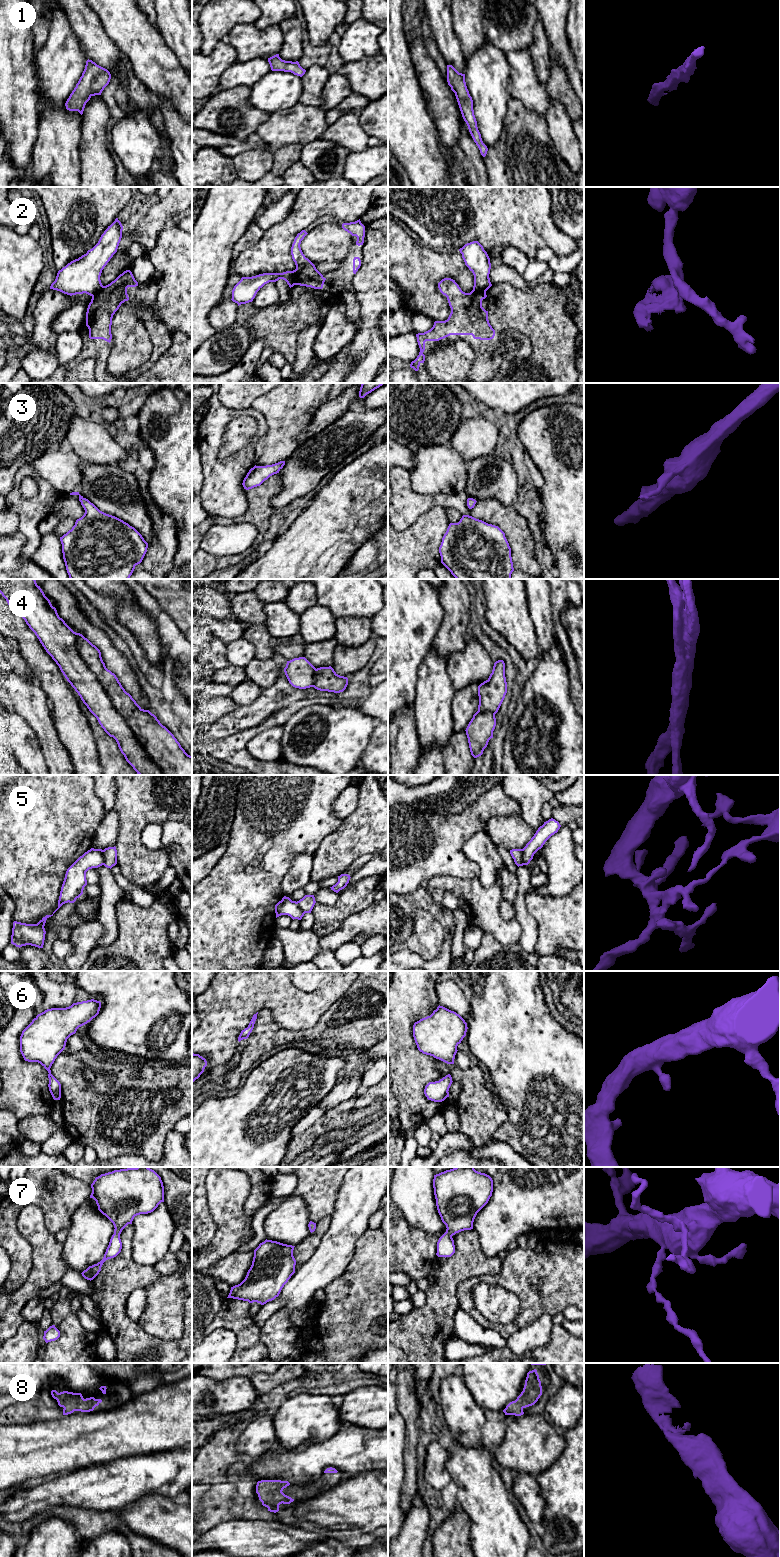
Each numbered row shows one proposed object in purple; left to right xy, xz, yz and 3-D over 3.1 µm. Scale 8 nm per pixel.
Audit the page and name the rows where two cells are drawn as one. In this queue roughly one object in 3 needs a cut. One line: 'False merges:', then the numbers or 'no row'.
False merges: 2, 4, 5

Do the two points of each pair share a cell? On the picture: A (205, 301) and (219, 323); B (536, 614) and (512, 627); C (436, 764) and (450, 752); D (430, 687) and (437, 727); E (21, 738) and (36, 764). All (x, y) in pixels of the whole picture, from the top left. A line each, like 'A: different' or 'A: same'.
A: different
B: different
C: different
D: same
E: same

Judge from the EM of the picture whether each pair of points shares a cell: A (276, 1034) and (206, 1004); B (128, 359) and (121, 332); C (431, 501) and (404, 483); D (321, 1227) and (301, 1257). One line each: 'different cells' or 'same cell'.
A: different cells
B: same cell
C: same cell
D: same cell

